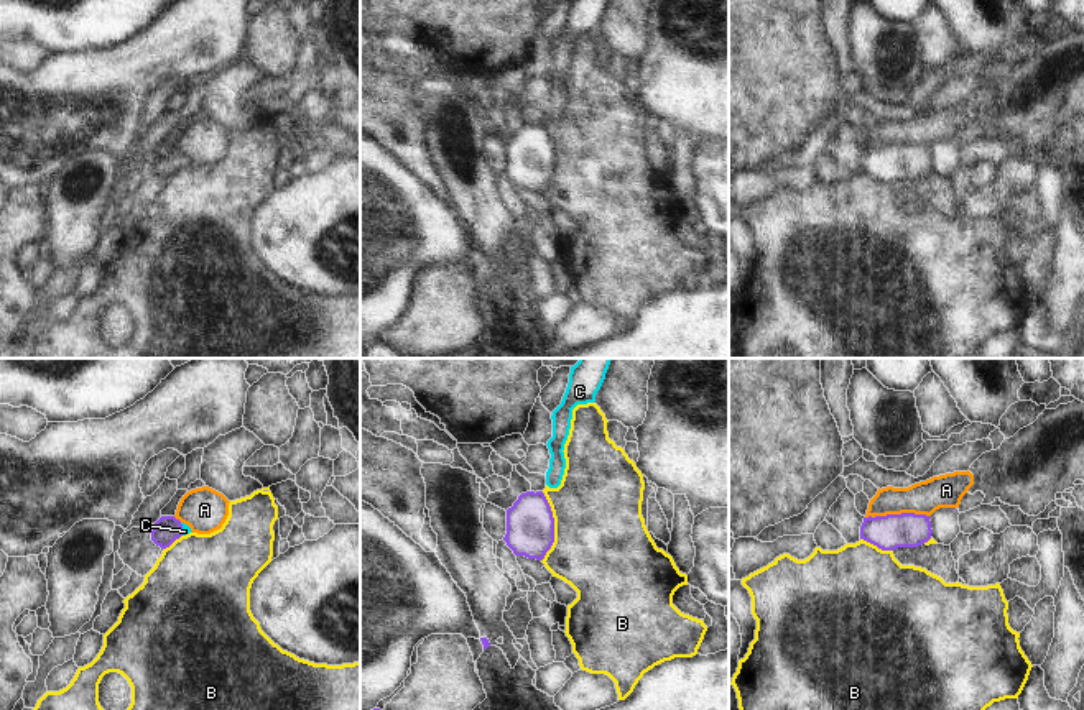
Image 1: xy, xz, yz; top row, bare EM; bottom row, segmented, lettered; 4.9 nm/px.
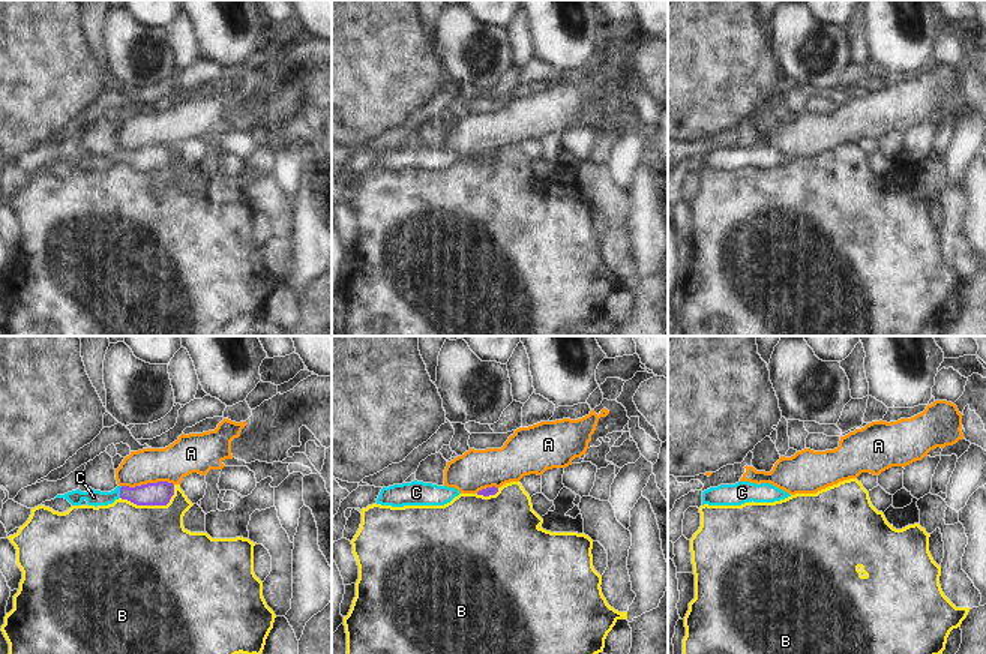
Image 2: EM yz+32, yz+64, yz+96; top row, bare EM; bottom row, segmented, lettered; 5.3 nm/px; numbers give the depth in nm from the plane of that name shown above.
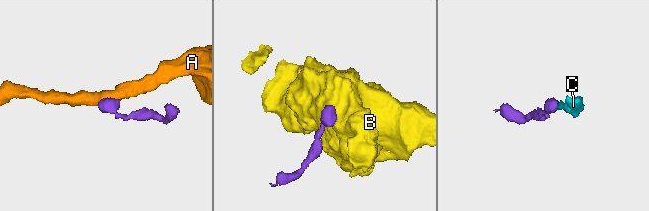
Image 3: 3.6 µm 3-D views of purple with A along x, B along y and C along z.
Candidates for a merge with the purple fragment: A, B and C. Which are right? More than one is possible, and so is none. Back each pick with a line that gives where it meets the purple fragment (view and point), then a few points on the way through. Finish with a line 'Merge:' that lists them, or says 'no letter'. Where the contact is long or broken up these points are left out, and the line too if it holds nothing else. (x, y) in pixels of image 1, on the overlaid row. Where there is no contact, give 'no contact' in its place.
C: contact xy (181, 530); way xy (166, 530), (181, 530), (186, 530)
Merge: C

